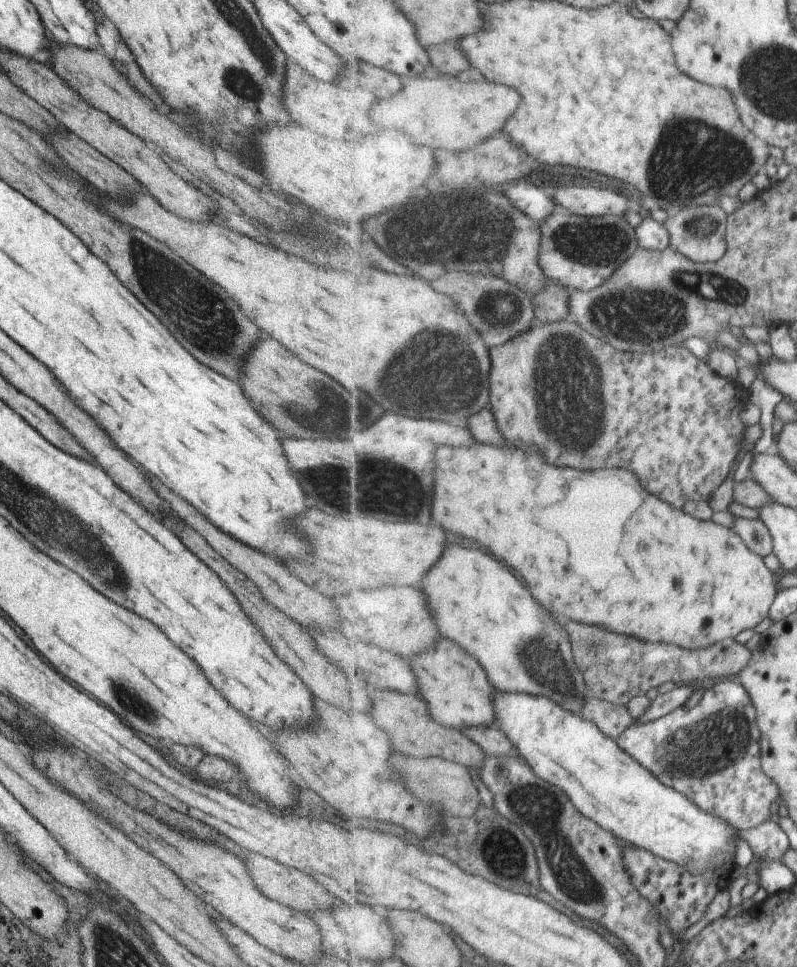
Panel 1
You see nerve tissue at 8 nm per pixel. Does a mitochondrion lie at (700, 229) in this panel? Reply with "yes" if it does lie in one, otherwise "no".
yes

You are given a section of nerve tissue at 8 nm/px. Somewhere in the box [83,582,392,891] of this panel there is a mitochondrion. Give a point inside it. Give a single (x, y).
(129, 699)

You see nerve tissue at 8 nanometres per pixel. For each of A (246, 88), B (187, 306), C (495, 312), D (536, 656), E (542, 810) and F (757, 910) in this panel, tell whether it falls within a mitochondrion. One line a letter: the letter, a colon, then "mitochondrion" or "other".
A: mitochondrion
B: mitochondrion
C: mitochondrion
D: mitochondrion
E: mitochondrion
F: other

